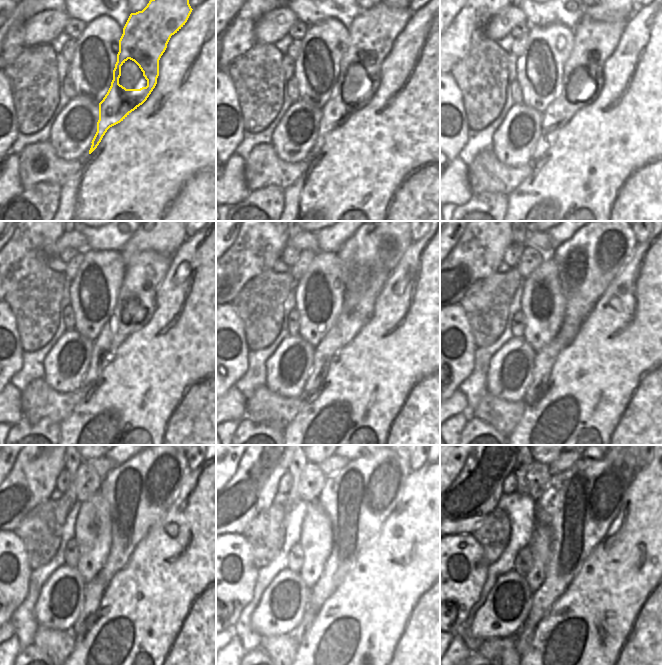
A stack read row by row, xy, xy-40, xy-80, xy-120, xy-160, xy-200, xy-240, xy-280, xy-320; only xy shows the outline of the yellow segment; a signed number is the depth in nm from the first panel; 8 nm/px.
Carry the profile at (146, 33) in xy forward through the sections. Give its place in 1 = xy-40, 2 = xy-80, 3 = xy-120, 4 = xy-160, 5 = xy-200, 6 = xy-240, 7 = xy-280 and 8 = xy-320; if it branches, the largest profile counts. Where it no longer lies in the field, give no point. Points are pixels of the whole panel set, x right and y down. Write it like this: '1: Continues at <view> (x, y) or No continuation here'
1: Continues at xy-40 (371, 35)
2: Continues at xy-80 (593, 41)
3: Continues at xy-120 (144, 272)
4: Continues at xy-160 (363, 287)
5: Continues at xy-200 (545, 357)
6: Continues at xy-240 (94, 589)
7: Continues at xy-280 (311, 612)
8: Continues at xy-320 (523, 637).

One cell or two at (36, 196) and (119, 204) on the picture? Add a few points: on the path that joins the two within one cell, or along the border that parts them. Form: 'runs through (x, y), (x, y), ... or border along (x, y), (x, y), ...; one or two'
border along (61, 187), (59, 205), (56, 210); two

